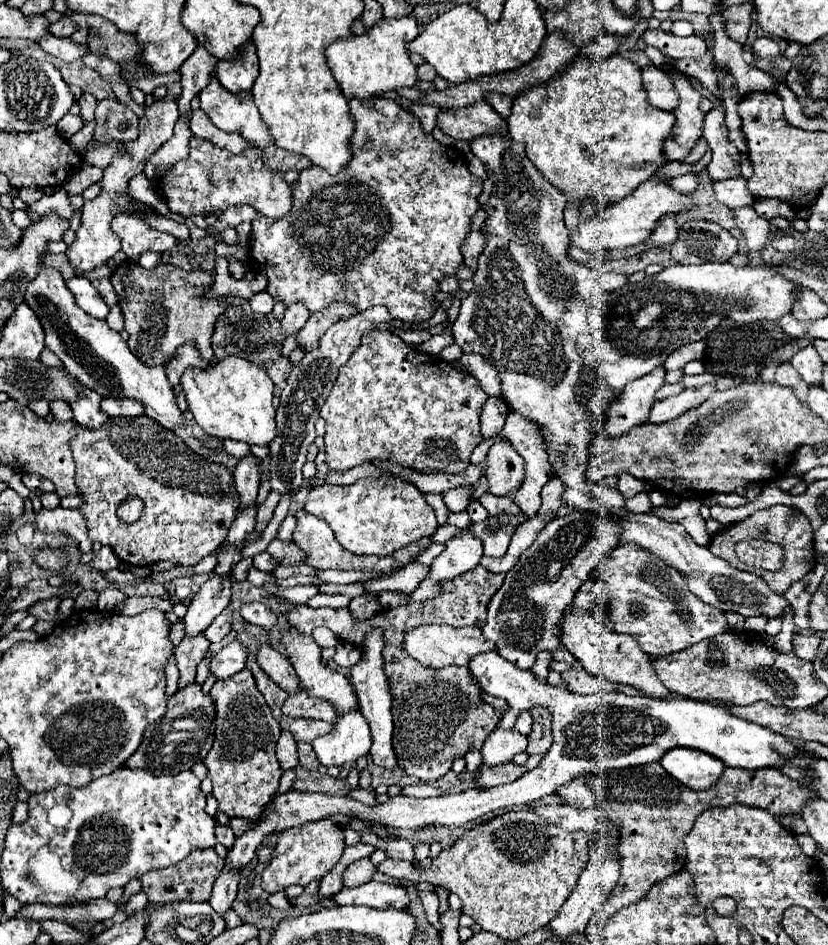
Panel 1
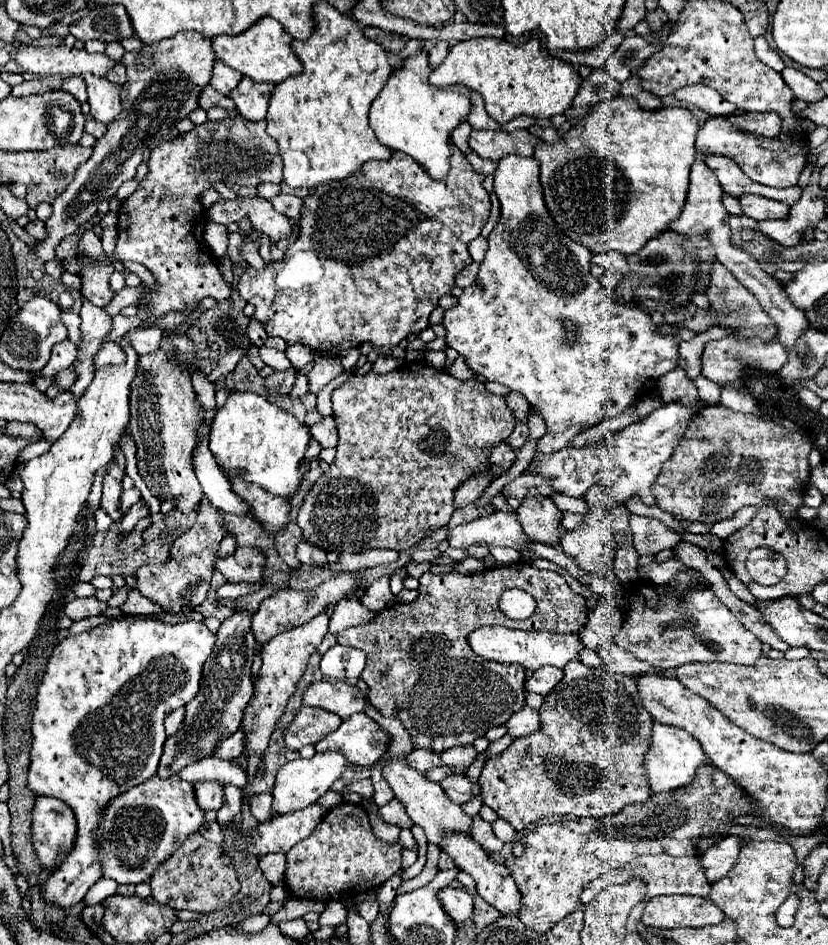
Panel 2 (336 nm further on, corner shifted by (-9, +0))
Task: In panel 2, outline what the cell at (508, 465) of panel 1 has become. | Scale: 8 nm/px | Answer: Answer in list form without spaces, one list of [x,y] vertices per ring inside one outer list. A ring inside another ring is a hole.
[[[527,495],[517,509],[517,519],[531,541],[541,541],[547,545],[559,543],[561,511],[551,497]]]

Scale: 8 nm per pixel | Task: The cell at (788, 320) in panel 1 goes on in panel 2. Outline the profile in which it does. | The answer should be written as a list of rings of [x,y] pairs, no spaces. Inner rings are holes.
[[[727,337],[721,341],[709,341],[705,345],[701,355],[701,373],[715,383],[725,383],[725,381],[735,381],[745,367],[755,367],[761,371],[779,371],[785,361],[787,361],[787,351],[777,339],[761,341],[761,337],[757,339],[753,337],[753,341],[741,341],[739,337]]]

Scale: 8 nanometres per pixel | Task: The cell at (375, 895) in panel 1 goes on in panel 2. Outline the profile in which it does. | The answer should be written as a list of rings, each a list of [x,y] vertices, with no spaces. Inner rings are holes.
[[[445,887],[439,891],[437,899],[441,901],[445,913],[449,913],[453,917],[453,921],[467,921],[473,913],[473,899],[465,889],[453,889],[453,887]]]

